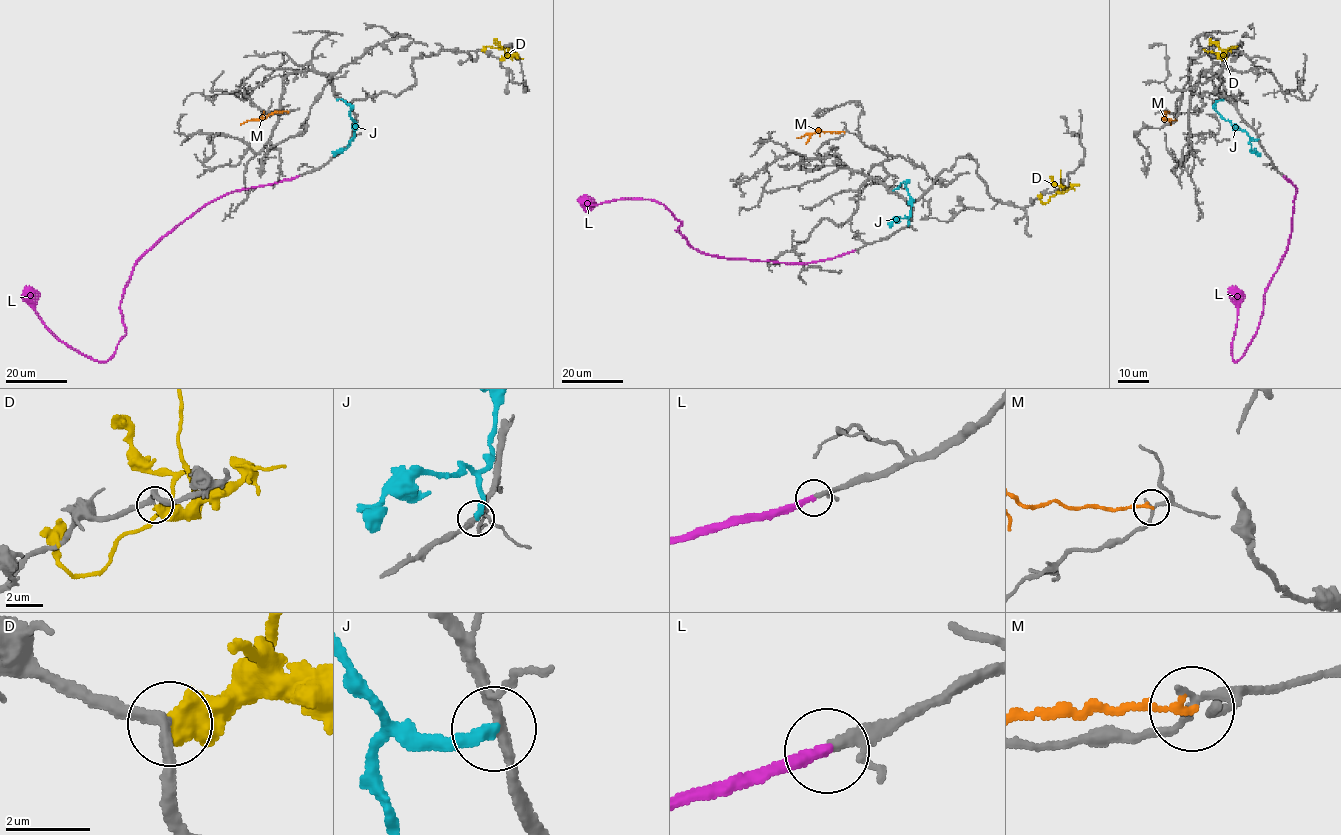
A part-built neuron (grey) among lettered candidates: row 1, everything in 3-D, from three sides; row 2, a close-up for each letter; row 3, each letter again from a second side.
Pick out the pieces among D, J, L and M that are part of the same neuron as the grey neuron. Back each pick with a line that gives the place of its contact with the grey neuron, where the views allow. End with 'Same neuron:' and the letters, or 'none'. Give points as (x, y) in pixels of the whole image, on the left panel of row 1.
L: (298, 176)
Same neuron: L

